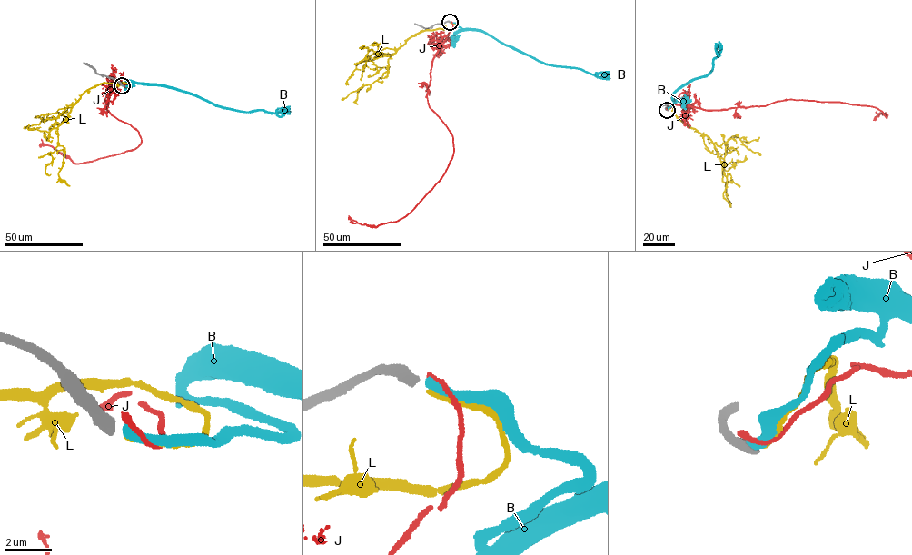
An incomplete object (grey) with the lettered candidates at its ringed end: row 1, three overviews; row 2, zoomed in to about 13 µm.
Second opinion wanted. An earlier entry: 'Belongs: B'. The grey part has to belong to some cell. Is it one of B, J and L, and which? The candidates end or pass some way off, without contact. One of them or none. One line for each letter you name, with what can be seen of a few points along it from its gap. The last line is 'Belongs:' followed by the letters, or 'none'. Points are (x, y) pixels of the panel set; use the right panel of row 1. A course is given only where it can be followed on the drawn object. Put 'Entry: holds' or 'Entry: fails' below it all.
B: via (667, 110), (676, 101), (673, 92), (711, 70), (713, 59), (719, 53), (716, 52), (717, 44)
Belongs: B
Entry: holds

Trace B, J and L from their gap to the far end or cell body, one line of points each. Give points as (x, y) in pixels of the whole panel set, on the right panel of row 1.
B: (667, 110), (676, 101), (673, 92), (711, 70), (713, 59), (719, 53), (716, 52), (717, 44)
J: (667, 109), (682, 103), (719, 110), (811, 100), (871, 106), (887, 114), (880, 113), (873, 120)
L: (668, 110), (672, 104), (677, 117), (711, 140), (727, 178), (723, 196), (729, 206)

